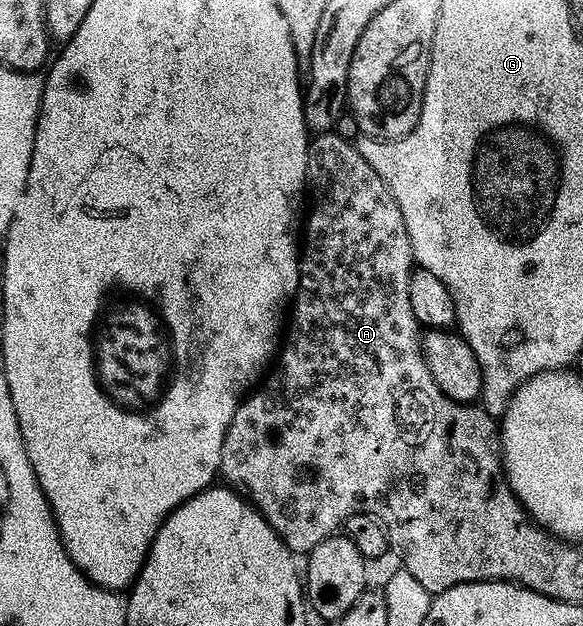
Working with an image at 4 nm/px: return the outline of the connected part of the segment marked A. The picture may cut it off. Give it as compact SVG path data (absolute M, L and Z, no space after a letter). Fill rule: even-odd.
M318 133L309 140L306 177L309 194L314 194L314 204L311 207L309 204L304 219L304 246L298 261L298 290L294 292L284 342L272 370L261 386L251 390L242 400L226 430L220 468L221 478L226 478L223 479L225 486L253 503L292 553L309 553L326 538L333 536L353 515L372 515L382 522L389 546L402 562L399 563L401 570L420 581L428 592L452 589L452 585L461 583L491 581L517 583L519 587L534 591L534 531L538 524L530 518L506 482L506 472L500 462L500 435L496 430L495 416L489 415L480 405L453 403L436 385L436 381L432 381L432 373L428 373L428 365L422 355L420 328L408 302L408 281L416 264L400 205L396 205L388 185L380 173L376 173L376 169L364 161L357 146L333 133Z

